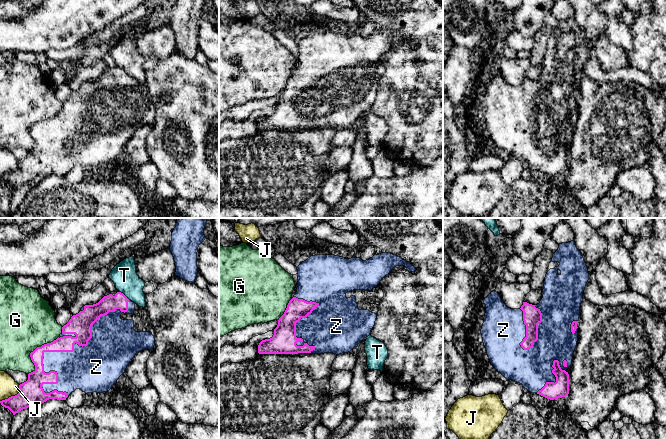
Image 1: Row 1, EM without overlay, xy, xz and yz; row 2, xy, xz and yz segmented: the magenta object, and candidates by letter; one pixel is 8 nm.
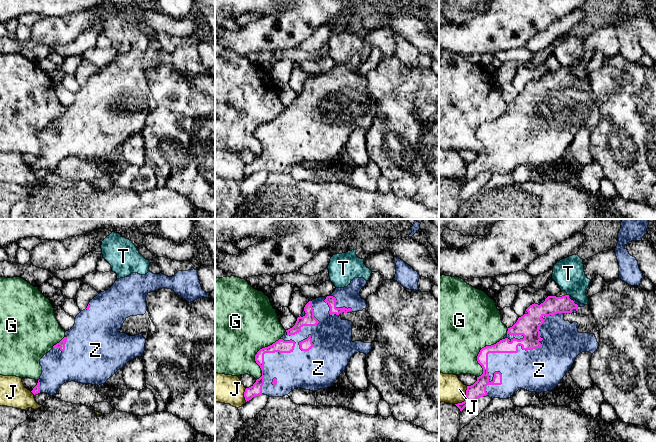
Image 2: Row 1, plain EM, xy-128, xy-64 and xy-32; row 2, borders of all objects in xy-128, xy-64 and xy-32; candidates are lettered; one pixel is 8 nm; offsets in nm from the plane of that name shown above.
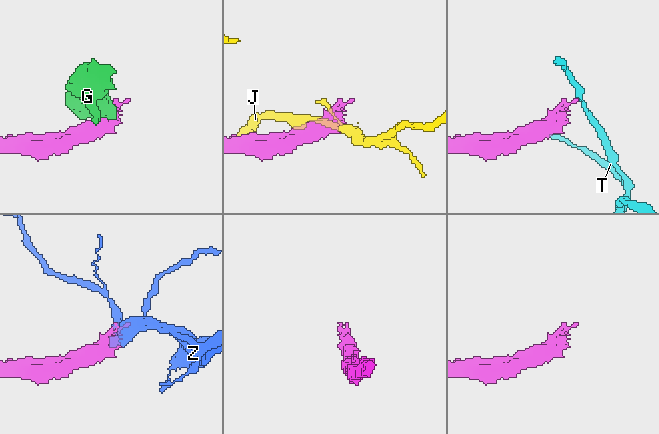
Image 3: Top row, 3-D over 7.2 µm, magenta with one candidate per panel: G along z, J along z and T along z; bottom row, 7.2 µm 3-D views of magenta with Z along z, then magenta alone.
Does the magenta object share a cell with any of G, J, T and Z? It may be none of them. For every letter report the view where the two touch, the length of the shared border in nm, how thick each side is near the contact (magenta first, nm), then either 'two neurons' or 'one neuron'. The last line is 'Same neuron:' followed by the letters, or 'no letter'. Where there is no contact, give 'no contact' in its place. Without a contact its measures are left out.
G: meets magenta in xy; contact 240 nm long; 170 nm thick on the magenta side, 360 nm on the other; two neurons
J: meets magenta in xy; contact 200 nm long; 200 nm thick on the magenta side, 140 nm on the other; two neurons
T: meets magenta in xy; contact 110 nm long; 140 nm thick on the magenta side, 200 nm on the other; two neurons
Z: meets magenta in xy; contact 1000 nm long; 180 nm thick on the magenta side, 380 nm on the other; one neuron
Same neuron: Z

